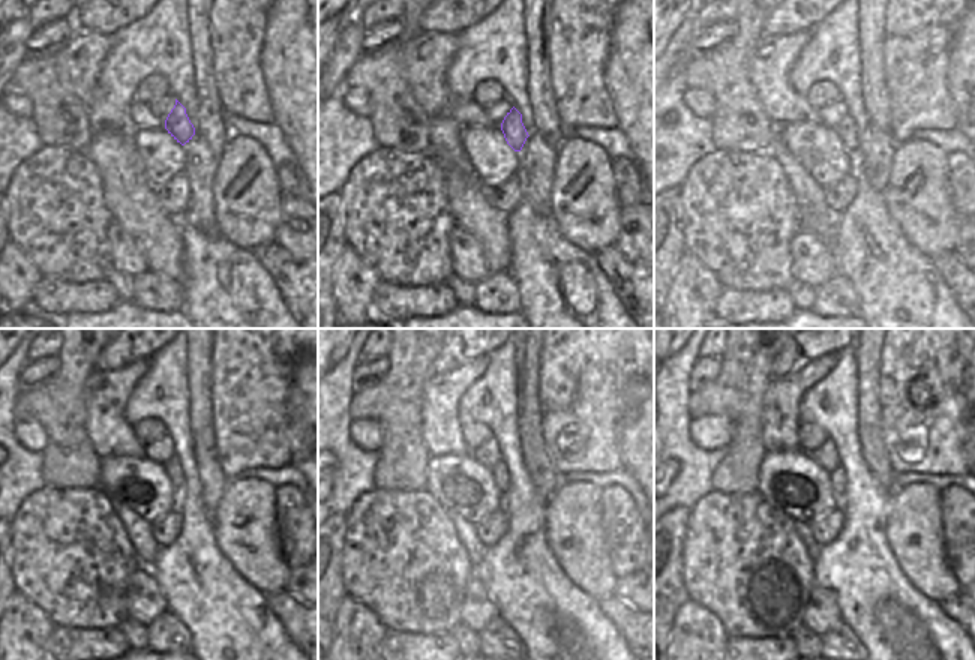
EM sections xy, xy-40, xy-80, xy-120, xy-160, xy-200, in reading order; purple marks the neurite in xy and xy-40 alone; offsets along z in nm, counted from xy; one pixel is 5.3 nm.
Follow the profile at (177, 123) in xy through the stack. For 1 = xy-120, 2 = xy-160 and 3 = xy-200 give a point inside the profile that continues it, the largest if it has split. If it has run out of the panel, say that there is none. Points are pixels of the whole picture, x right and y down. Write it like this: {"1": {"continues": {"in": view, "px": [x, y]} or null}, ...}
{"1": {"continues": {"in": "xy-120", "px": [173, 470]}}, "2": {"continues": {"in": "xy-160", "px": [500, 471]}}, "3": {"continues": {"in": "xy-200", "px": [837, 476]}}}

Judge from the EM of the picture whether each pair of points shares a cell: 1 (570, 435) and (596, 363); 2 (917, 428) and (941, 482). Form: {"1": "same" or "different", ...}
{"1": "same", "2": "different"}

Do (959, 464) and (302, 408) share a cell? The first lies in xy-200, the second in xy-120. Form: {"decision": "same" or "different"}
{"decision": "different"}

